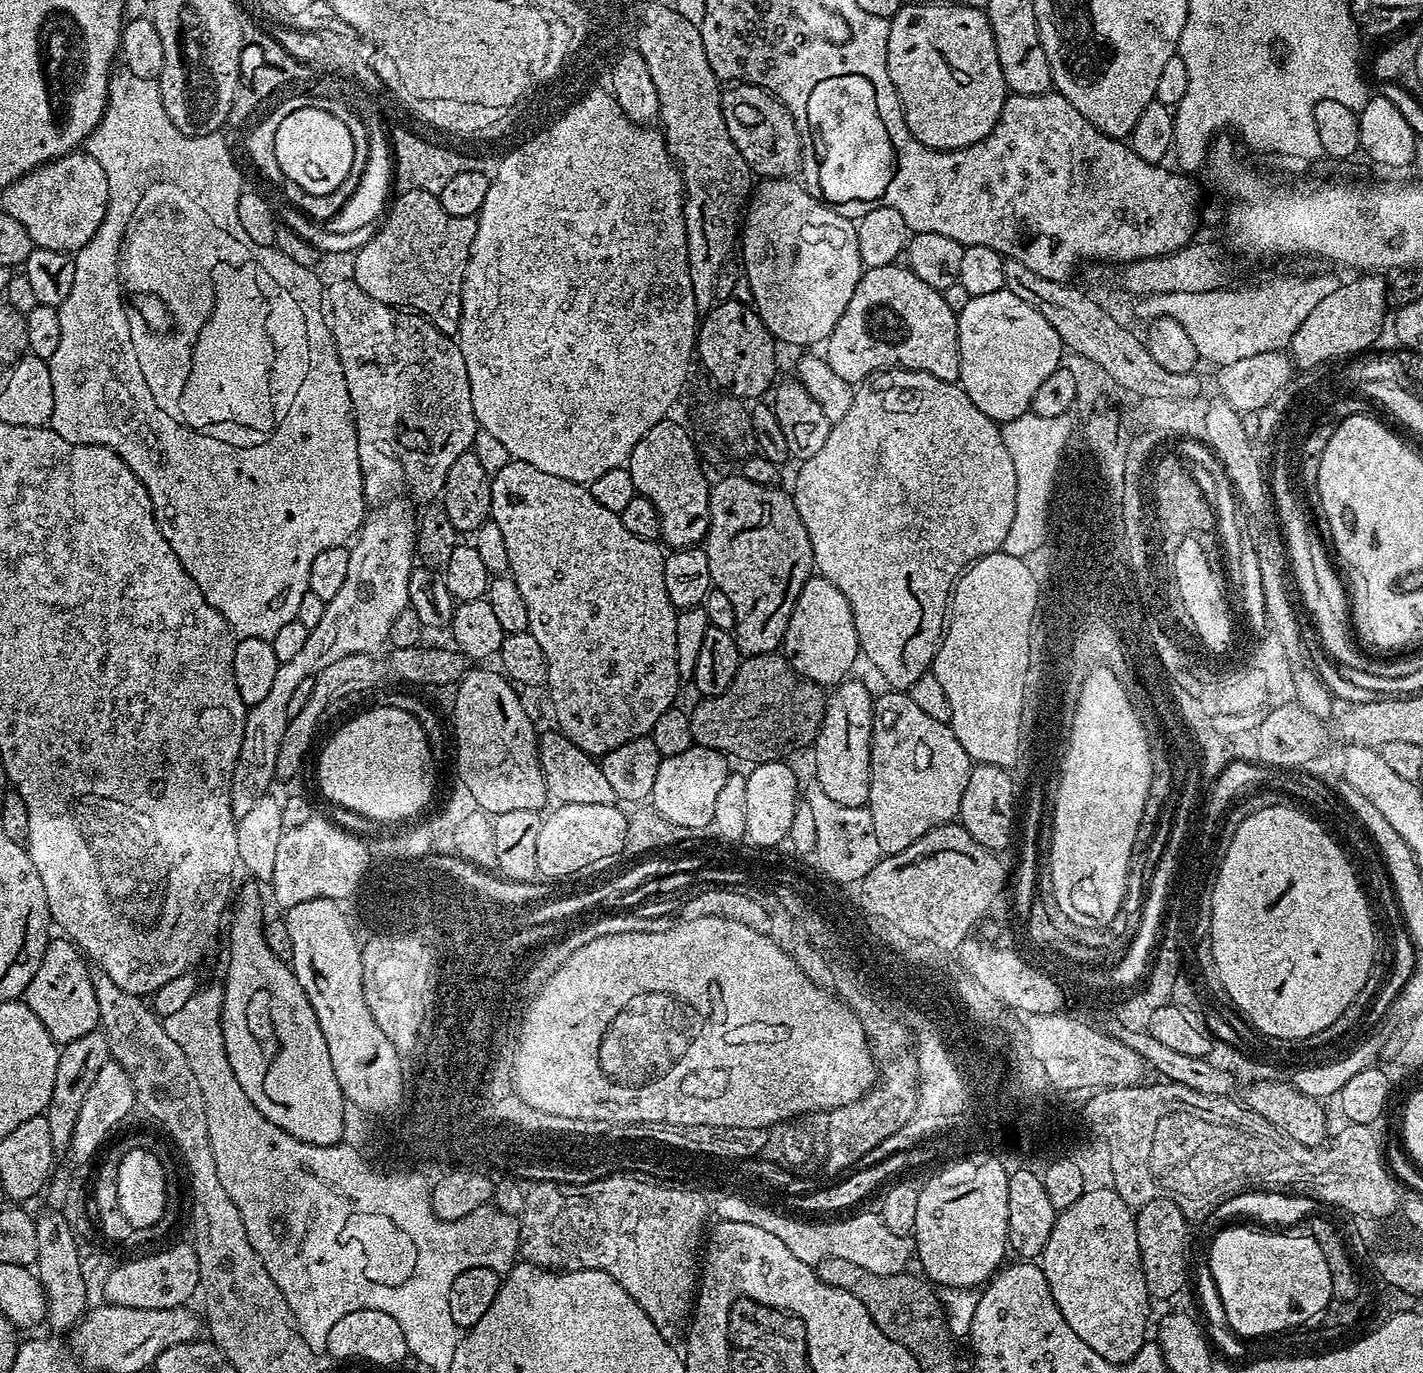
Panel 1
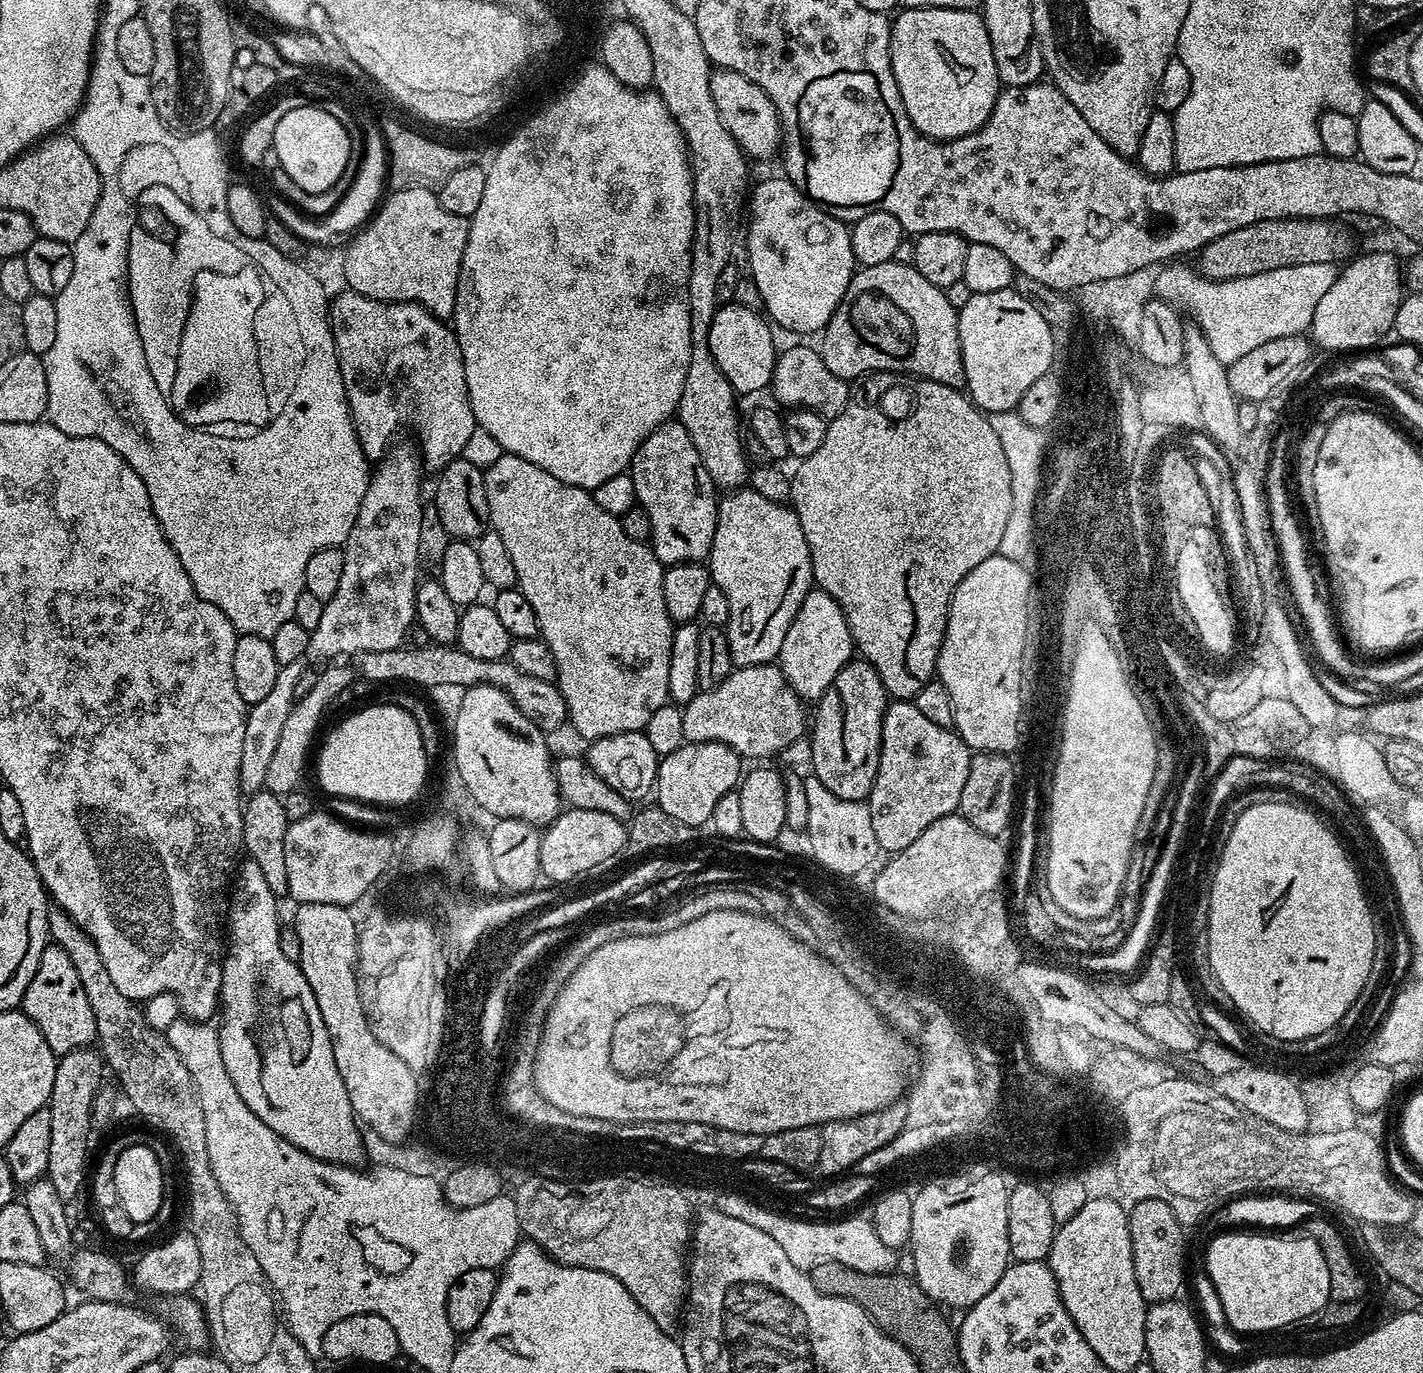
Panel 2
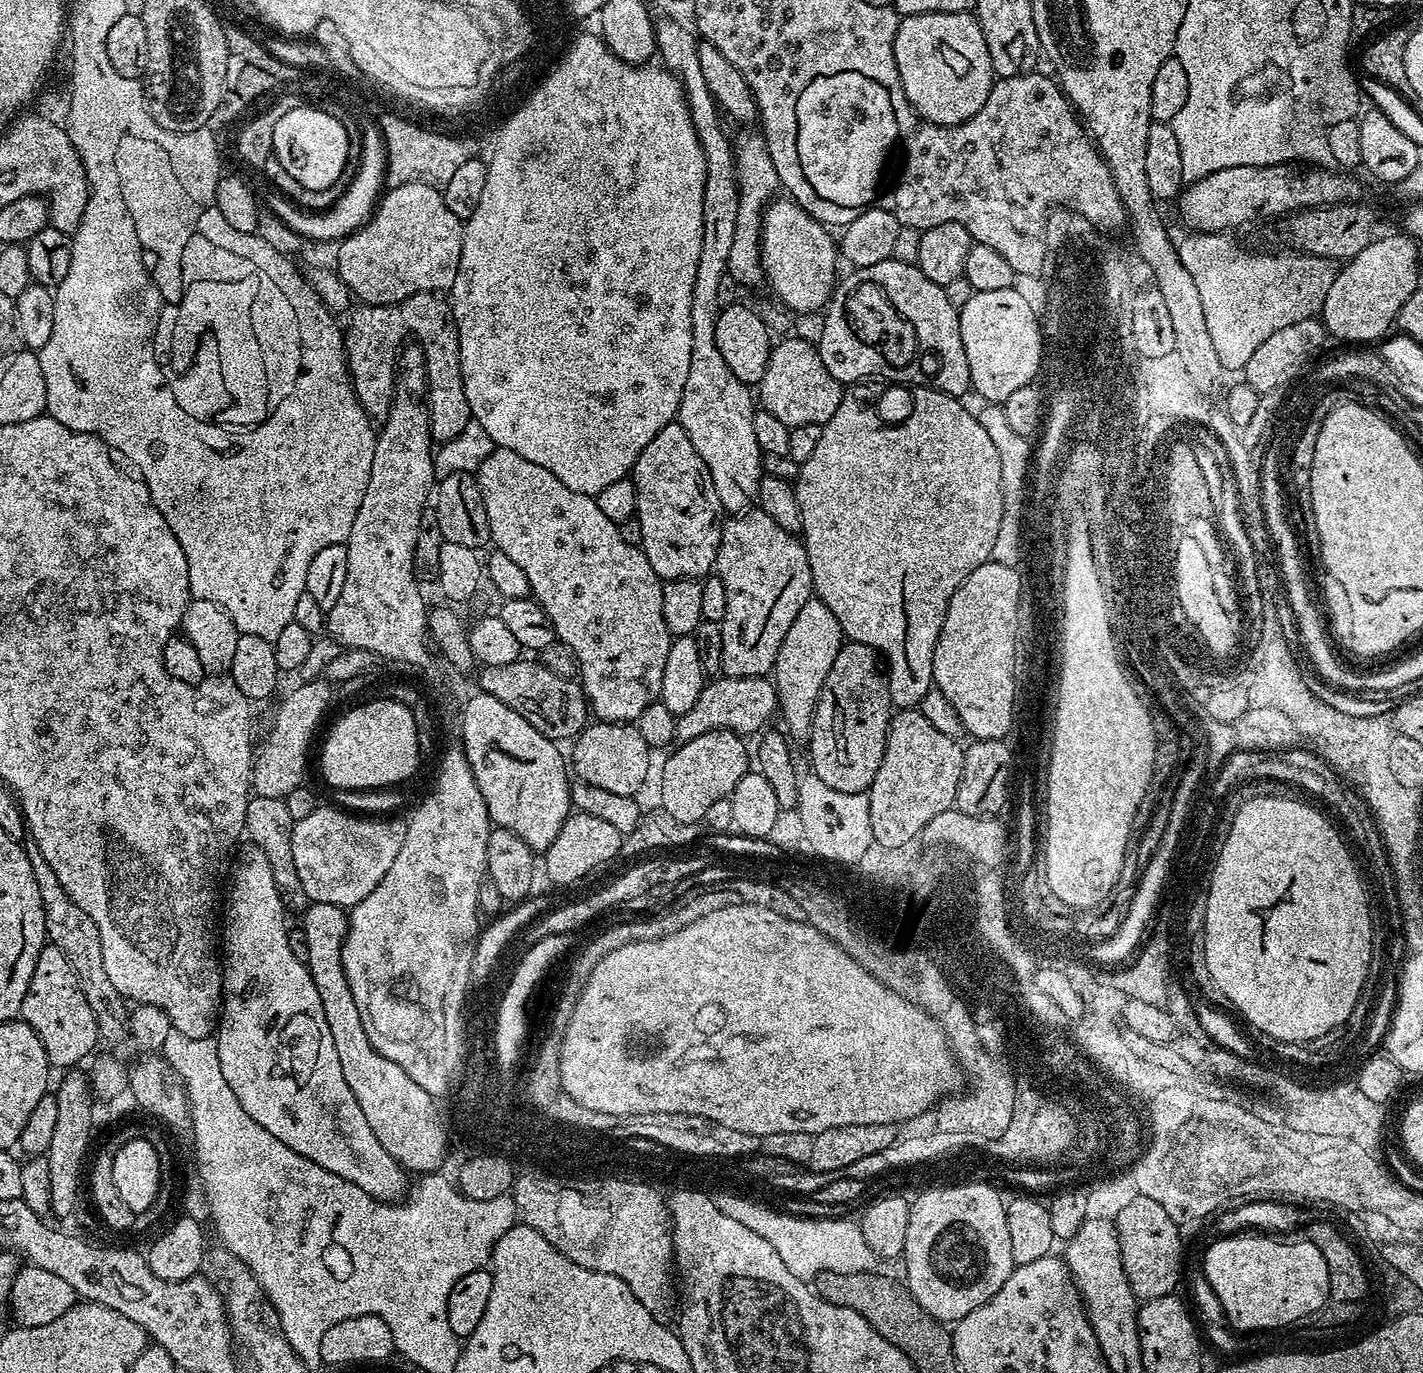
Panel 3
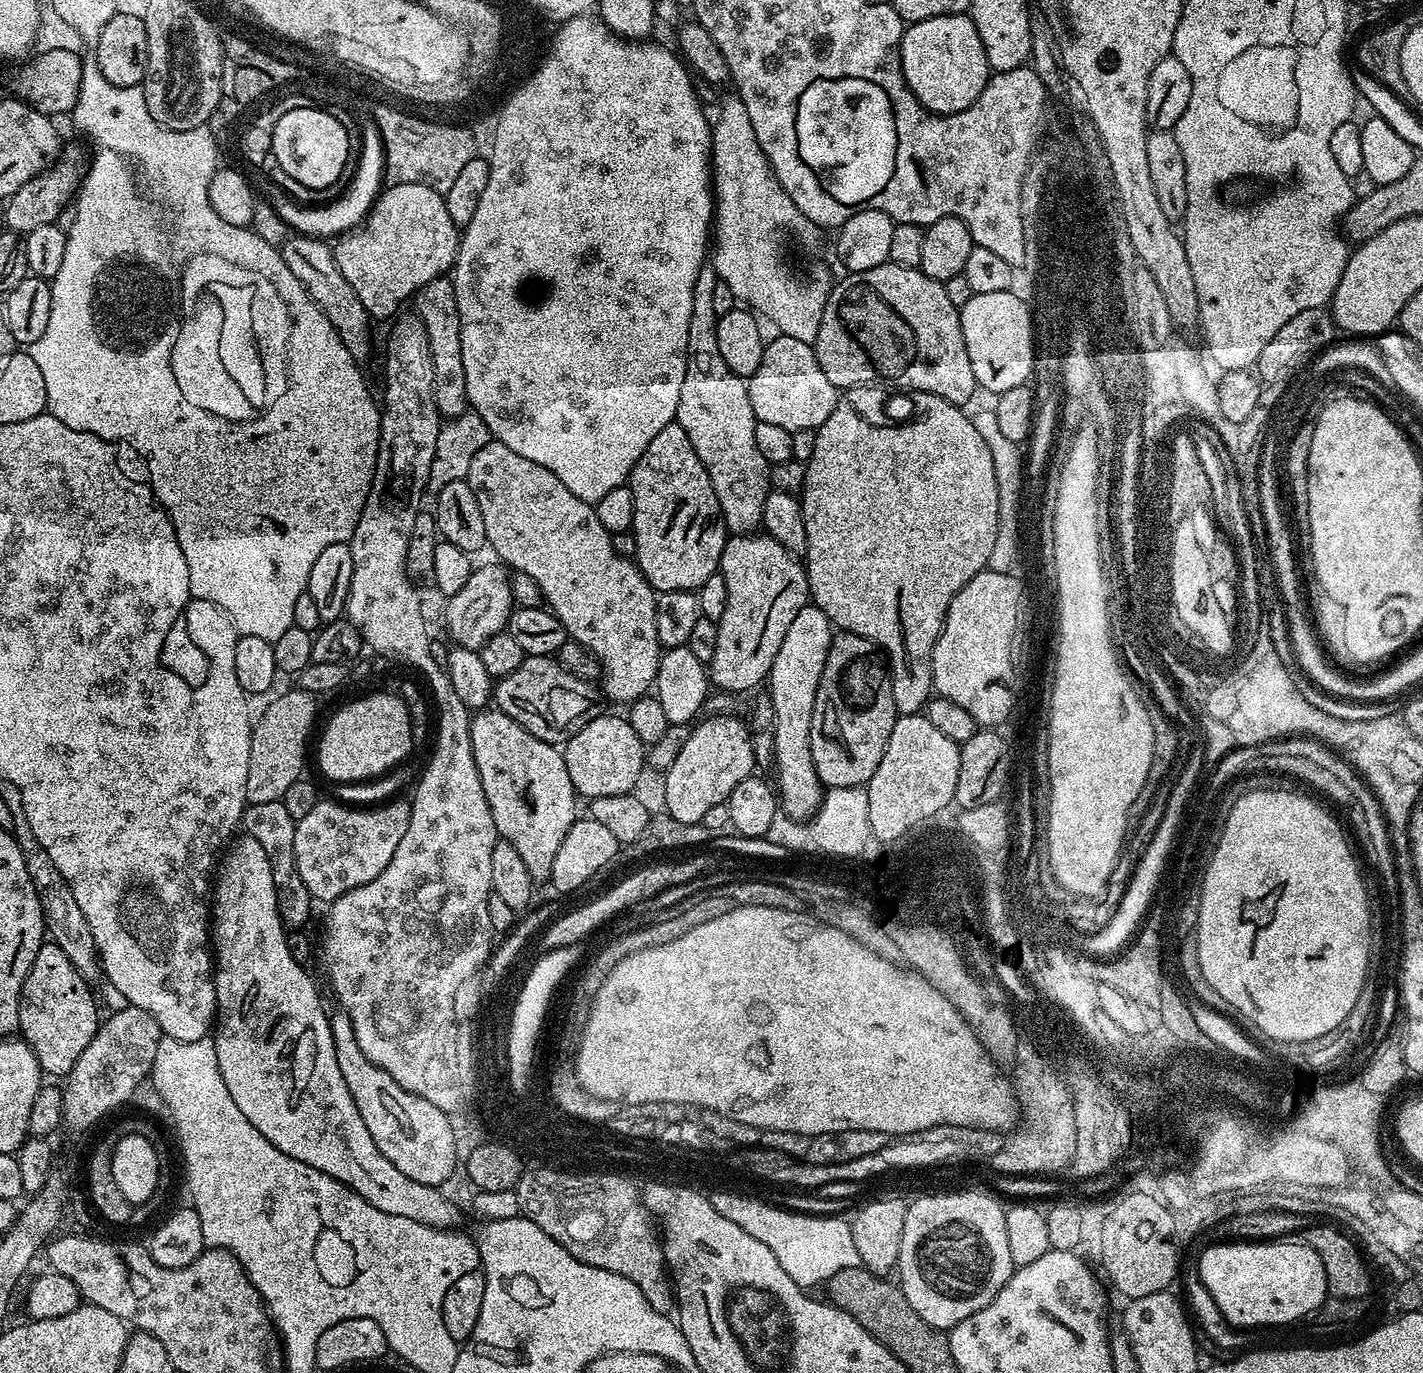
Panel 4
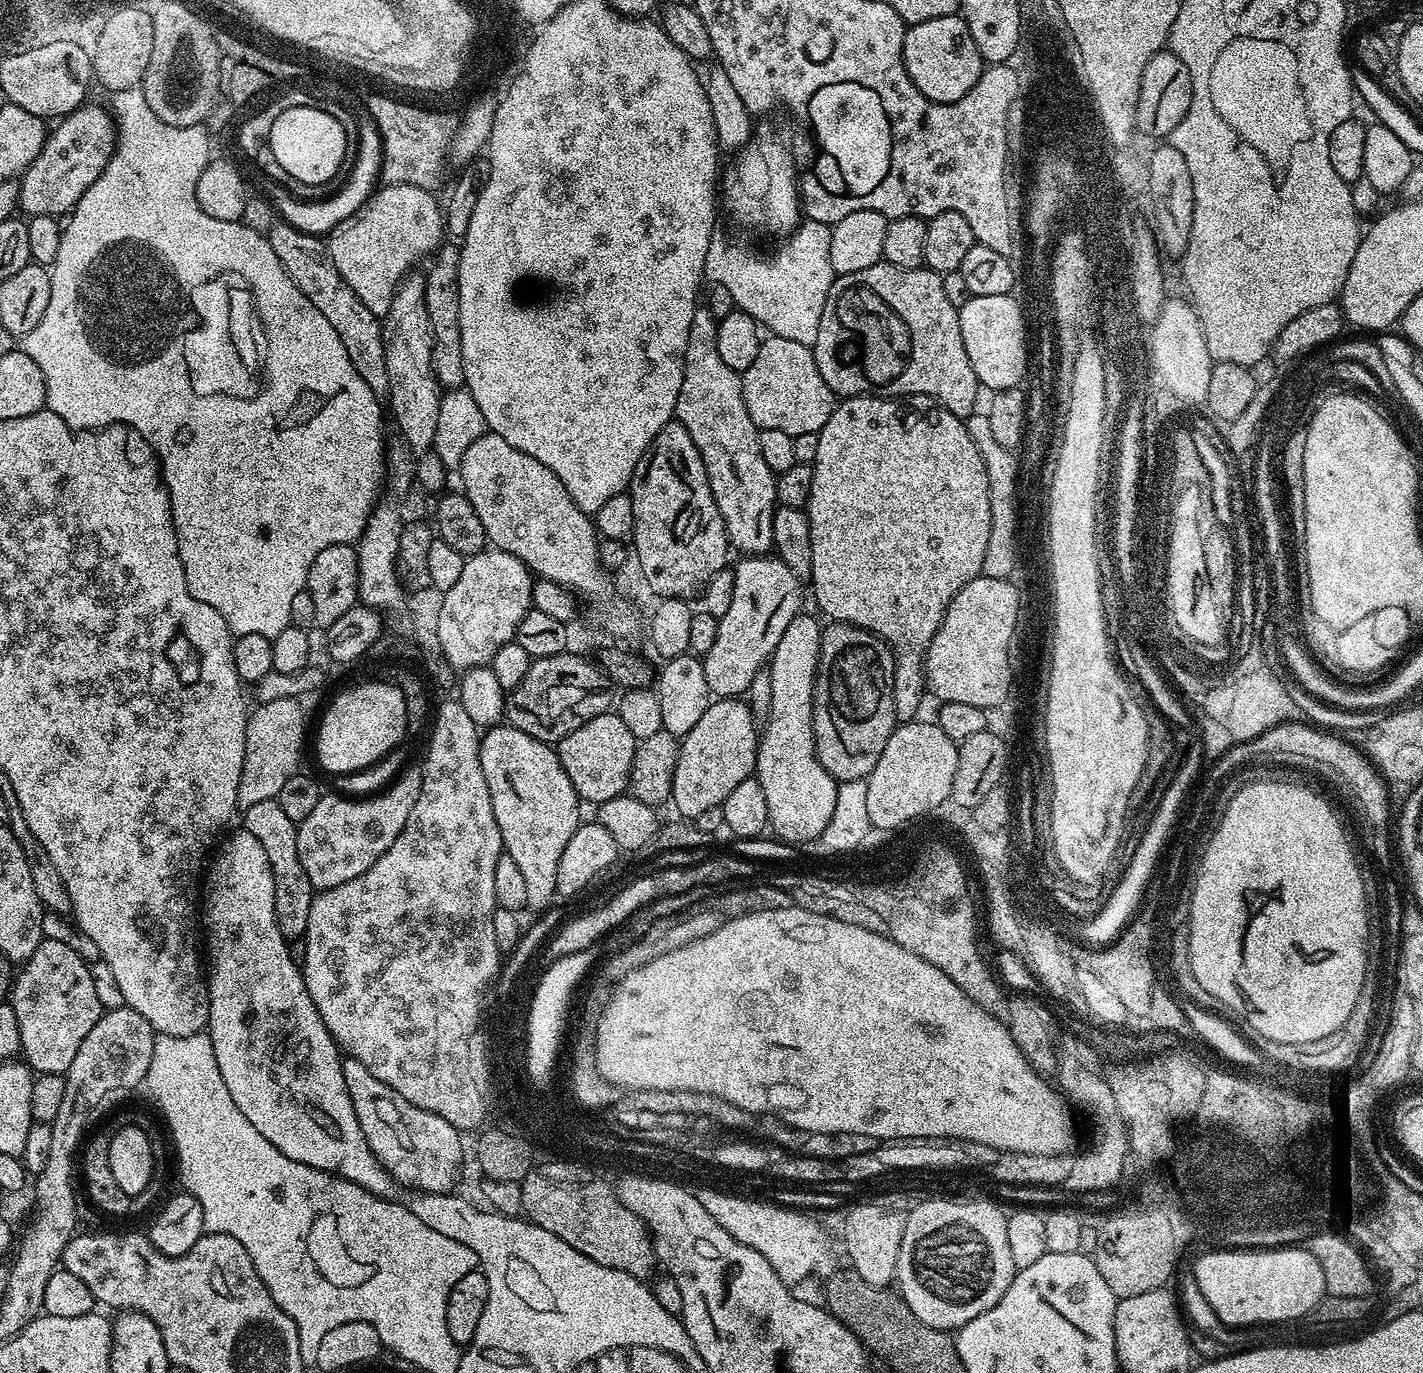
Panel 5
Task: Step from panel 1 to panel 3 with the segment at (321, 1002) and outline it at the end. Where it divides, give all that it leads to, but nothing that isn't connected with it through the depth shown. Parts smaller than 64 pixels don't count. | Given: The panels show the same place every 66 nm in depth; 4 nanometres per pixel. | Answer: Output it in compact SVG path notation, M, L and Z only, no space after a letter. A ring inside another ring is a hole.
M309 903L302 913L302 927L306 934L307 945L310 948L310 960L307 964L308 973L314 978L314 986L318 990L318 998L322 998L322 1010L326 1013L326 1026L330 1026L330 1035L334 1038L334 1050L338 1050L338 1062L342 1062L342 1075L346 1077L346 1086L358 1098L358 1106L362 1106L362 1114L366 1114L366 1122L370 1122L370 1130L378 1142L400 1163L400 1167L409 1173L425 1174L433 1172L444 1163L449 1151L449 1135L446 1131L441 1113L437 1110L437 1101L426 1090L420 1092L422 1086L402 1070L390 1058L382 1058L378 1050L370 1046L370 1038L366 1038L366 1030L362 1030L362 1018L355 1005L354 994L348 985L344 967L340 964L340 955L344 937L348 933L348 917L338 905Z

